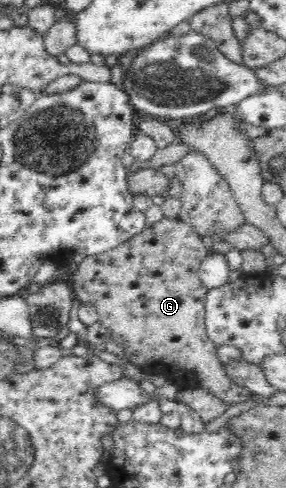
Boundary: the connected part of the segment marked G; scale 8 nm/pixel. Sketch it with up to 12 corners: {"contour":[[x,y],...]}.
{"contour":[[161,219],[68,282],[129,362],[225,404],[203,239]]}

